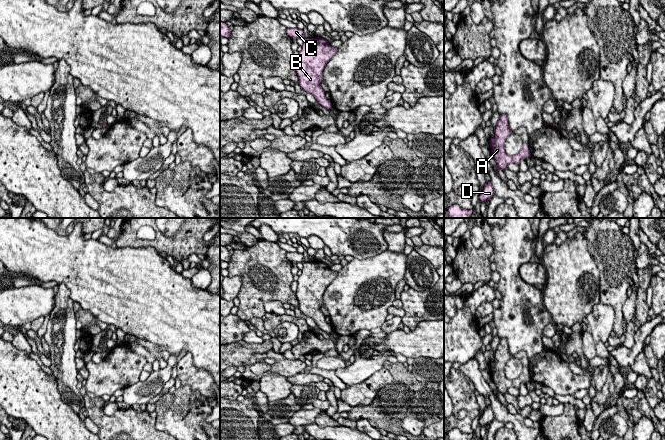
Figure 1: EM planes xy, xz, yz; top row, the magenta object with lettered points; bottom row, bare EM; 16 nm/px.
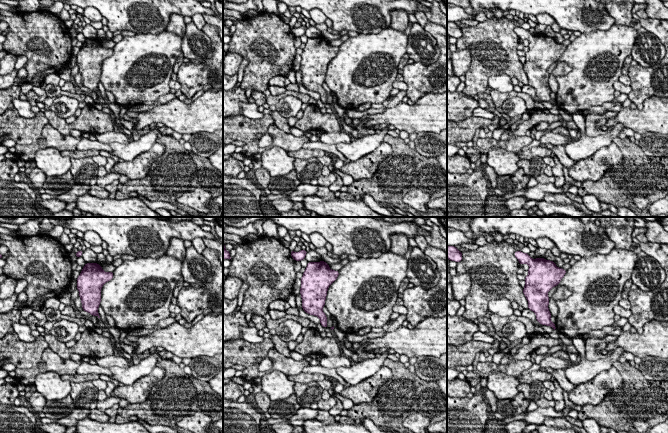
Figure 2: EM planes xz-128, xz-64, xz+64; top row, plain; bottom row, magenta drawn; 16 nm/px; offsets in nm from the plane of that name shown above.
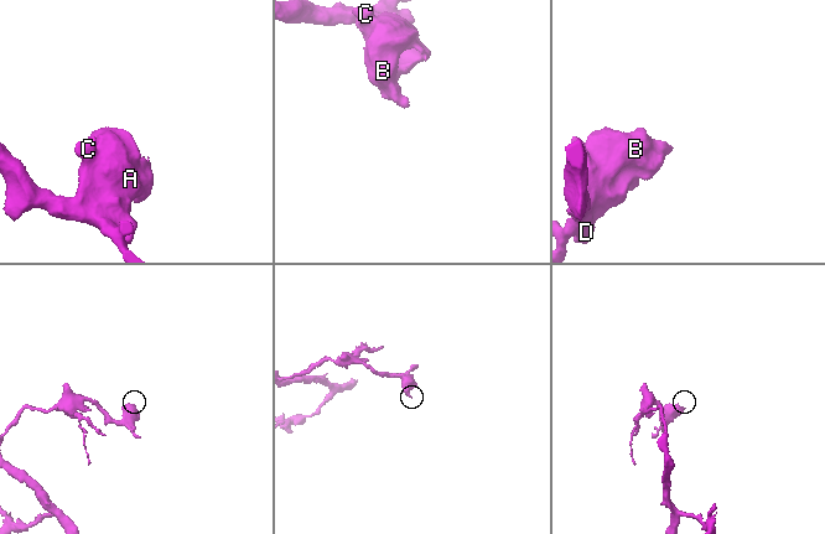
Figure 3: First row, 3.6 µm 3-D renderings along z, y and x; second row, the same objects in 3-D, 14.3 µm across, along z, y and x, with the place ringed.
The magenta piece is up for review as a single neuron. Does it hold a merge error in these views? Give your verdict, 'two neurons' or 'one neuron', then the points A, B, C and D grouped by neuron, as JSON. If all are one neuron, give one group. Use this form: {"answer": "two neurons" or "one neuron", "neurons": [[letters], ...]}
{"answer": "one neuron", "neurons": [["A", "B", "C", "D"]]}

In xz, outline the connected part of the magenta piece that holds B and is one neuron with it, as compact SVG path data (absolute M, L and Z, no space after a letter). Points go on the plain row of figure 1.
M287 252L286 257L292 263L302 263L302 274L298 278L296 297L299 309L307 317L312 318L316 325L326 333L332 333L331 324L325 321L325 315L321 311L323 294L331 282L337 277L338 272L320 260L305 262L303 254Z

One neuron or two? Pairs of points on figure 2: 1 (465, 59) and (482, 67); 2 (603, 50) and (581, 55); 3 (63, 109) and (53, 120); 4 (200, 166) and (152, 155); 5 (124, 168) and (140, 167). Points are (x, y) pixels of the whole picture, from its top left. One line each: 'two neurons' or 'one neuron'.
1: two neurons
2: one neuron
3: two neurons
4: two neurons
5: one neuron

